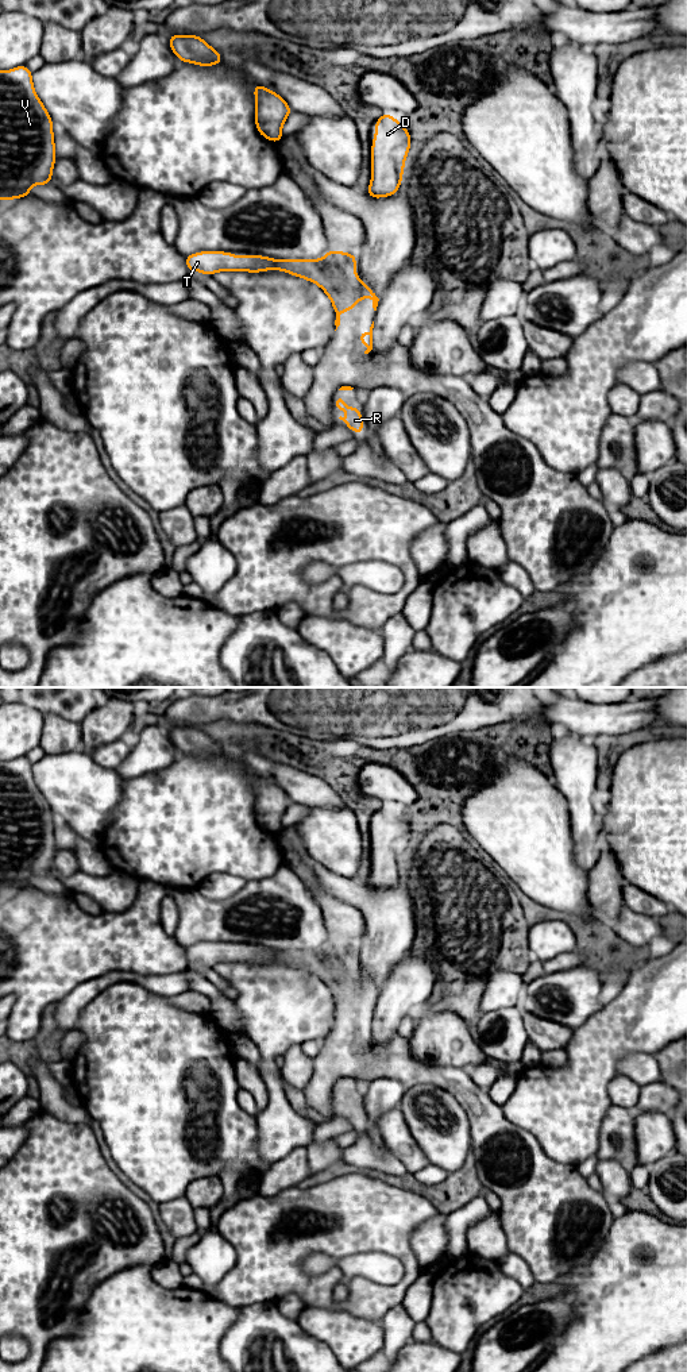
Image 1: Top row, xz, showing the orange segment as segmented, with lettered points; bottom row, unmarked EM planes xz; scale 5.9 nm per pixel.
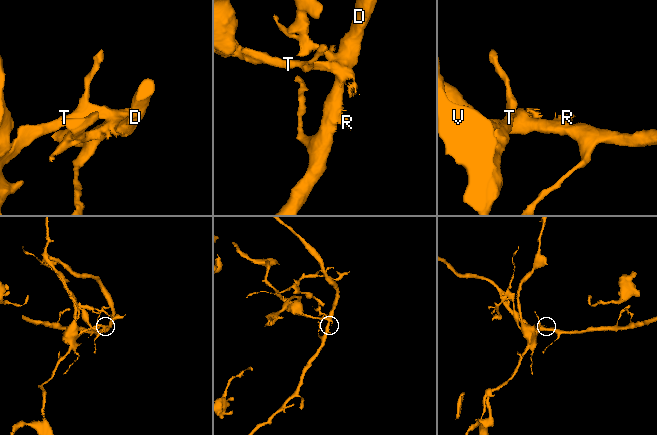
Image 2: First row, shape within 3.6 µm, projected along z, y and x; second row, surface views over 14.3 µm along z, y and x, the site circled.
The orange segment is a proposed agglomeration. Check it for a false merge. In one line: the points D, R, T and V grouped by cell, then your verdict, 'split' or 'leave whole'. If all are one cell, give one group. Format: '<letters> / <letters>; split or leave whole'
D R / T V; split

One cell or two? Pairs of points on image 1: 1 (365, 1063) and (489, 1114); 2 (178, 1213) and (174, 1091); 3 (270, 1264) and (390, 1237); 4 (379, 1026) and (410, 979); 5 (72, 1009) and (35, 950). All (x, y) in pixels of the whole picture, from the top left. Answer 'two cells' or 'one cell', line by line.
1: one cell
2: two cells
3: one cell
4: one cell
5: two cells

